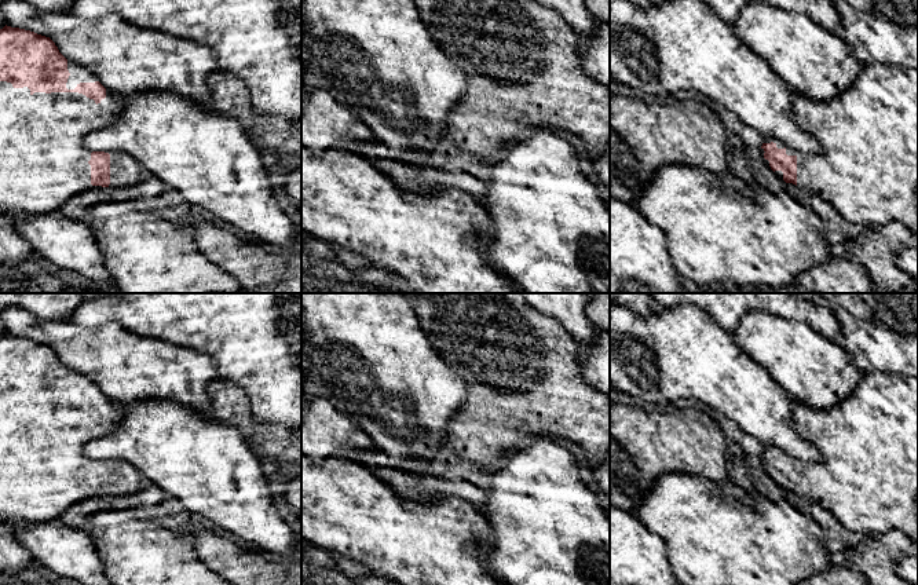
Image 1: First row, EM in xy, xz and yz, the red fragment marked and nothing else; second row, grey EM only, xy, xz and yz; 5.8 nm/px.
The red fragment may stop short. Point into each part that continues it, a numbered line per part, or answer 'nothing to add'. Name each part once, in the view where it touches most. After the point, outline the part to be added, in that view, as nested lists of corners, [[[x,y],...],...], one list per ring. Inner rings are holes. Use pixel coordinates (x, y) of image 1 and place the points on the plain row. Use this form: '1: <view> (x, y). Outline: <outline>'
1: xy (43, 467). Outline: [[[0,390],[0,523],[44,523],[44,522],[52,522],[55,519],[61,519],[66,511],[89,497],[96,497],[102,494],[92,494],[91,493],[91,474],[88,469],[91,468],[91,458],[85,456],[85,445],[89,443],[94,439],[102,438],[111,432],[114,427],[121,420],[121,409],[117,403],[109,401],[106,398],[106,406],[102,407],[98,413],[94,407],[87,406],[83,402],[78,401],[34,401],[30,402],[30,398],[28,395],[23,396],[14,396],[11,391]]]

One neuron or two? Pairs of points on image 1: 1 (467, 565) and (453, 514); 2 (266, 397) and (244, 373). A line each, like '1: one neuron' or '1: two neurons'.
1: one neuron
2: one neuron

